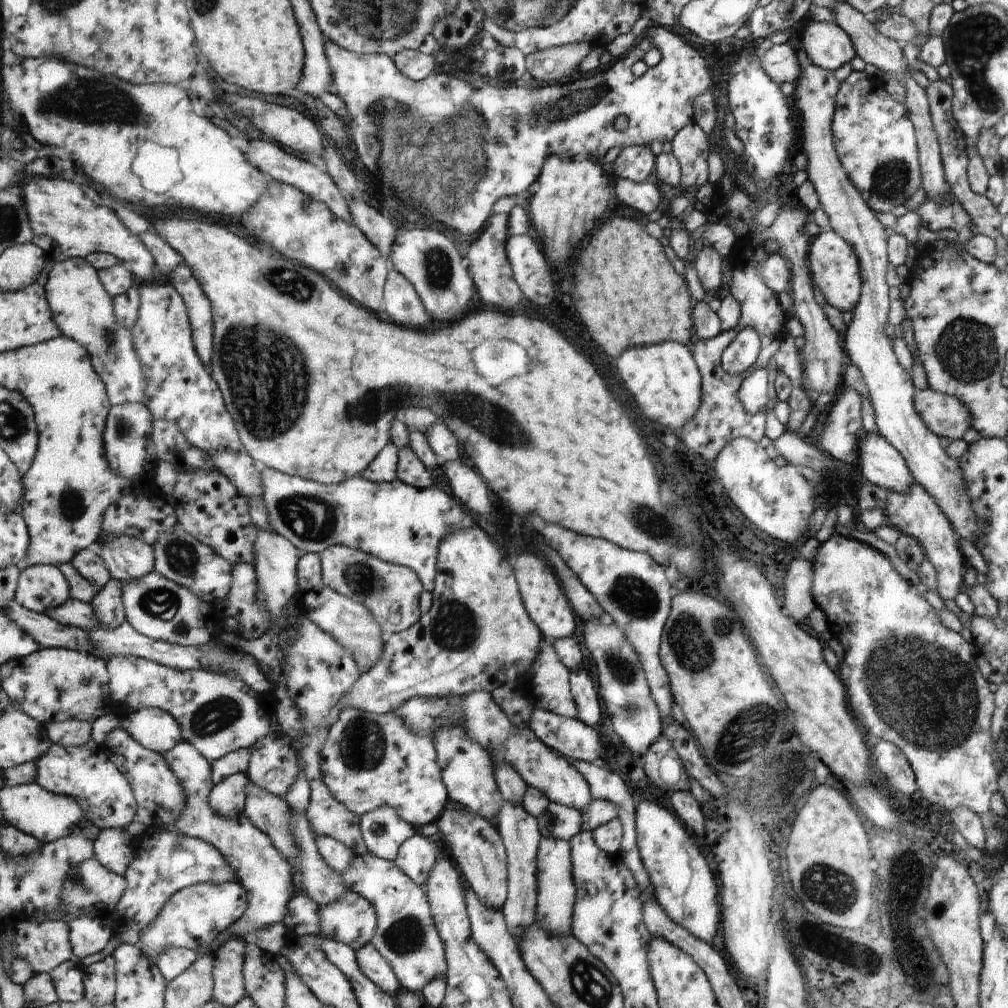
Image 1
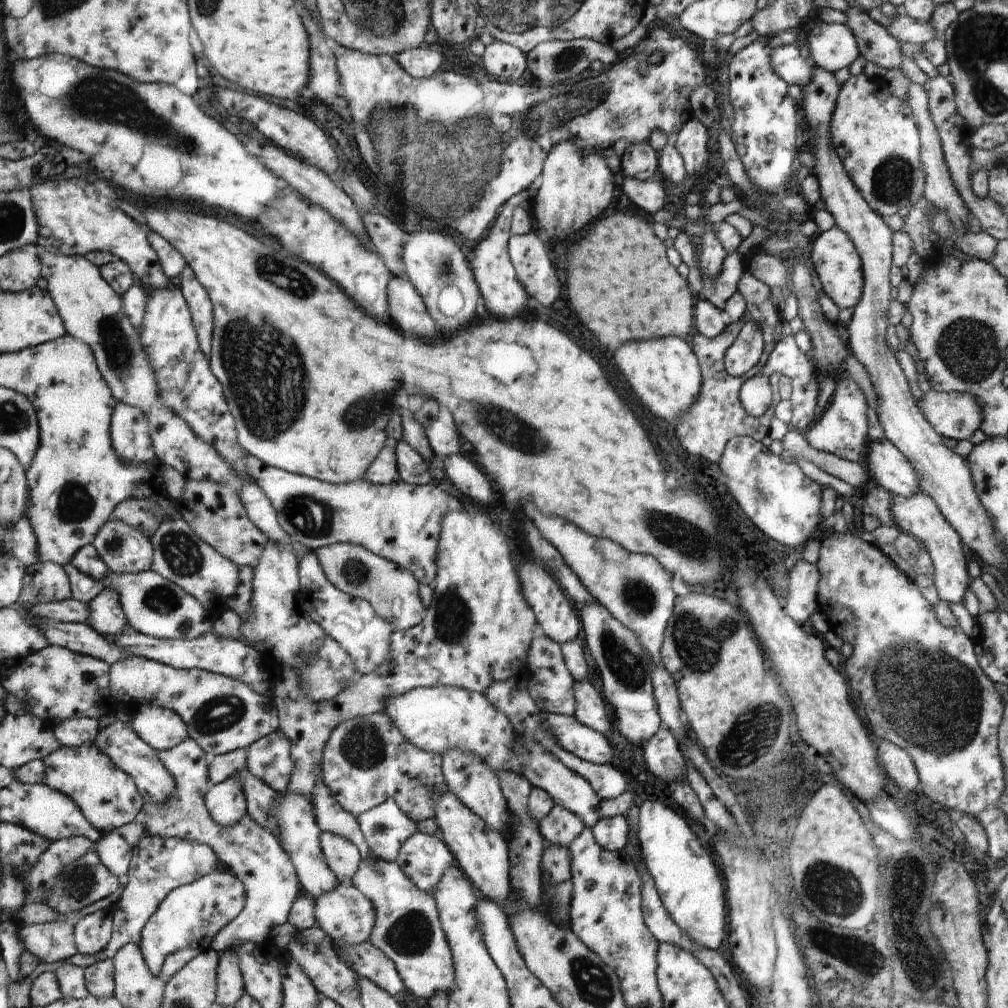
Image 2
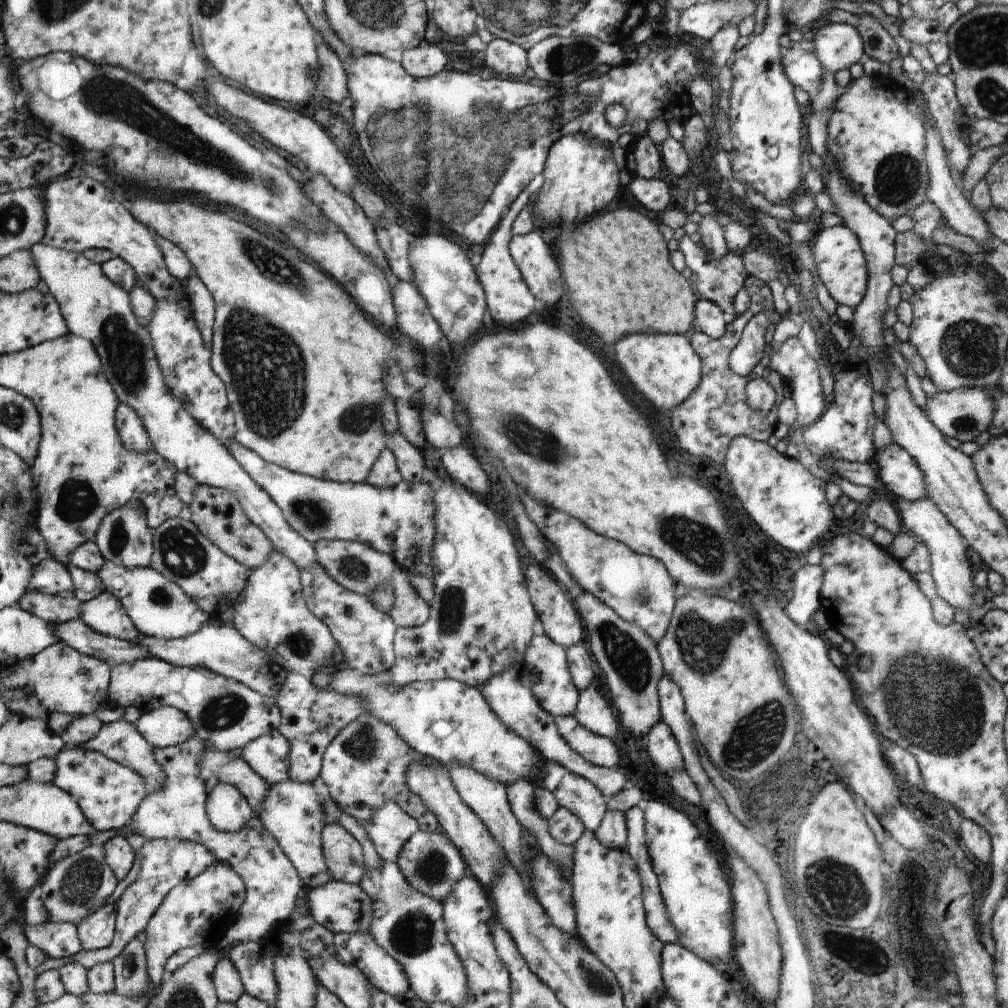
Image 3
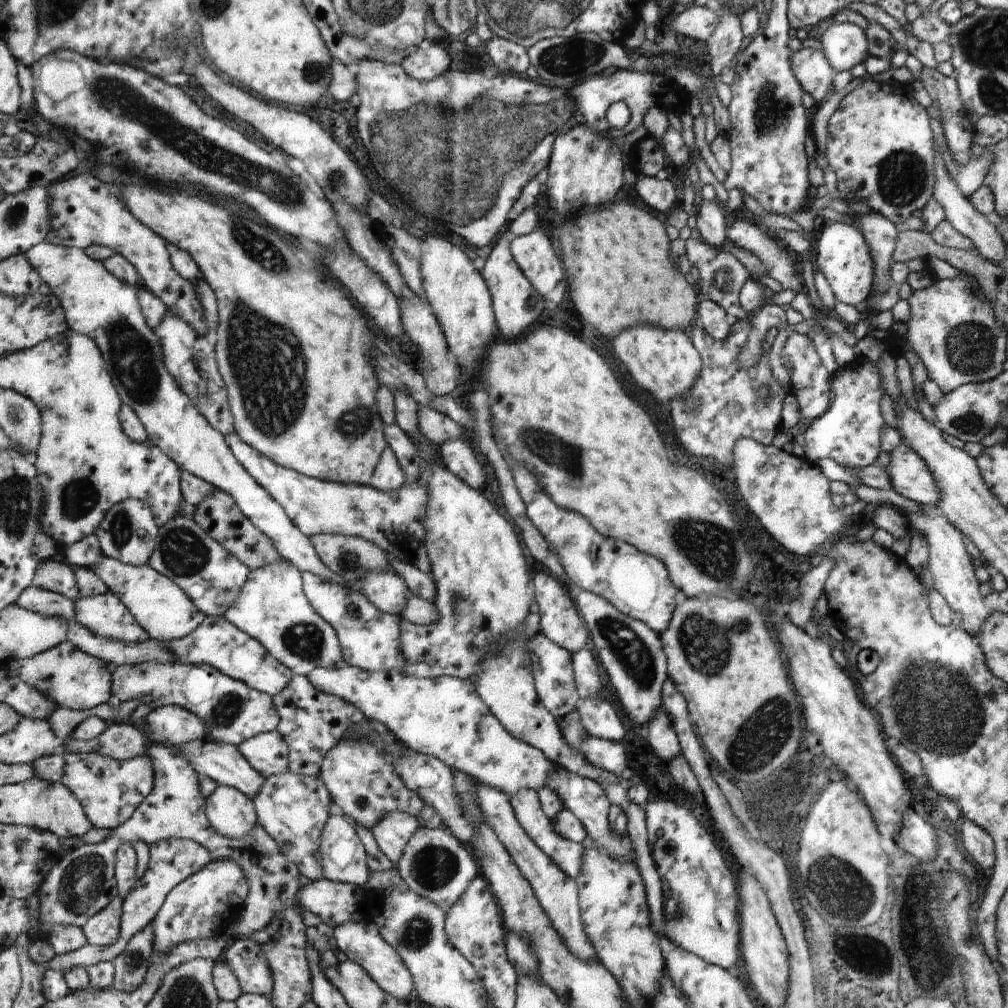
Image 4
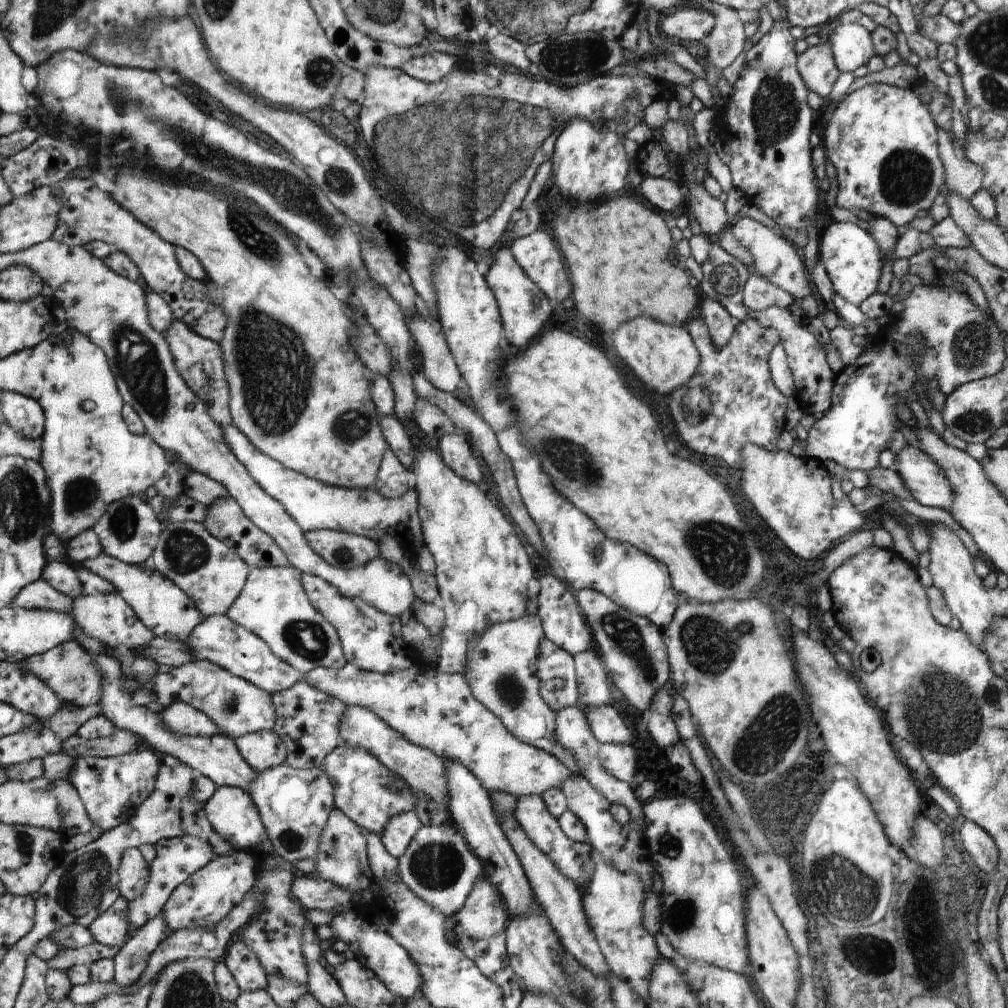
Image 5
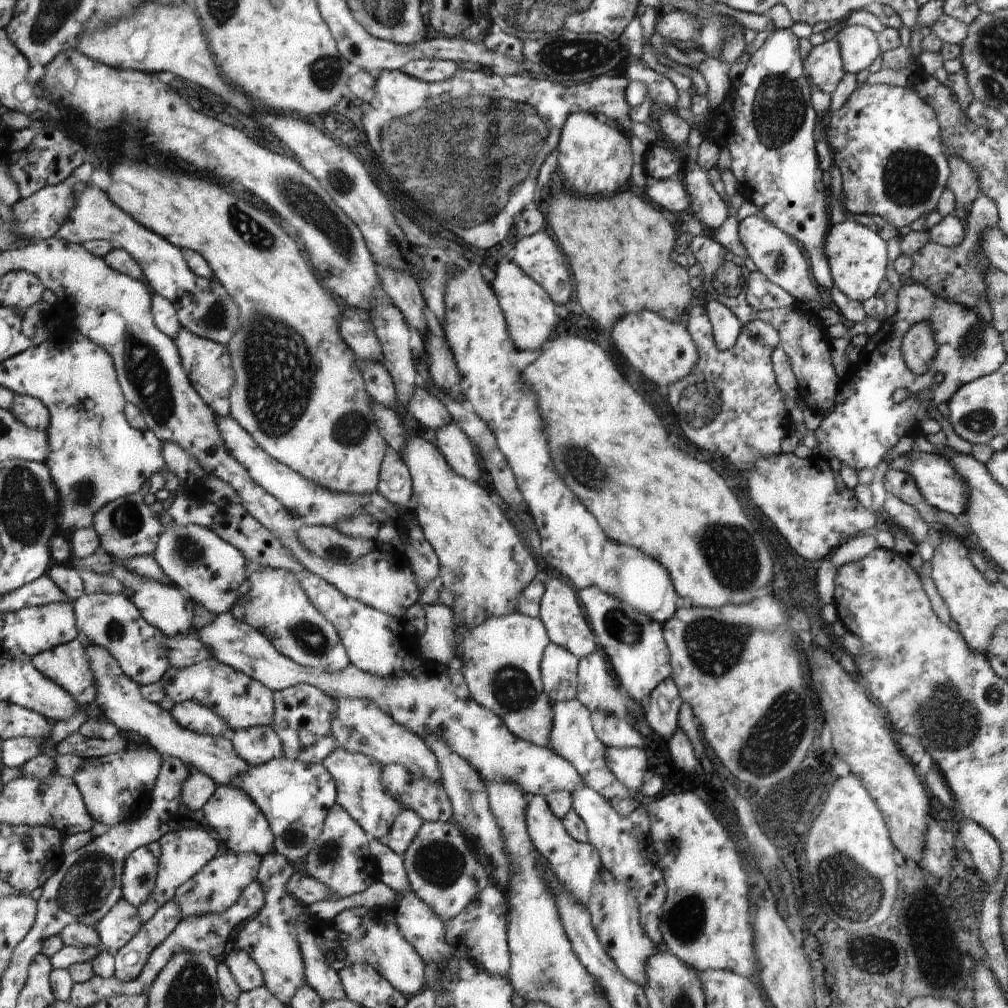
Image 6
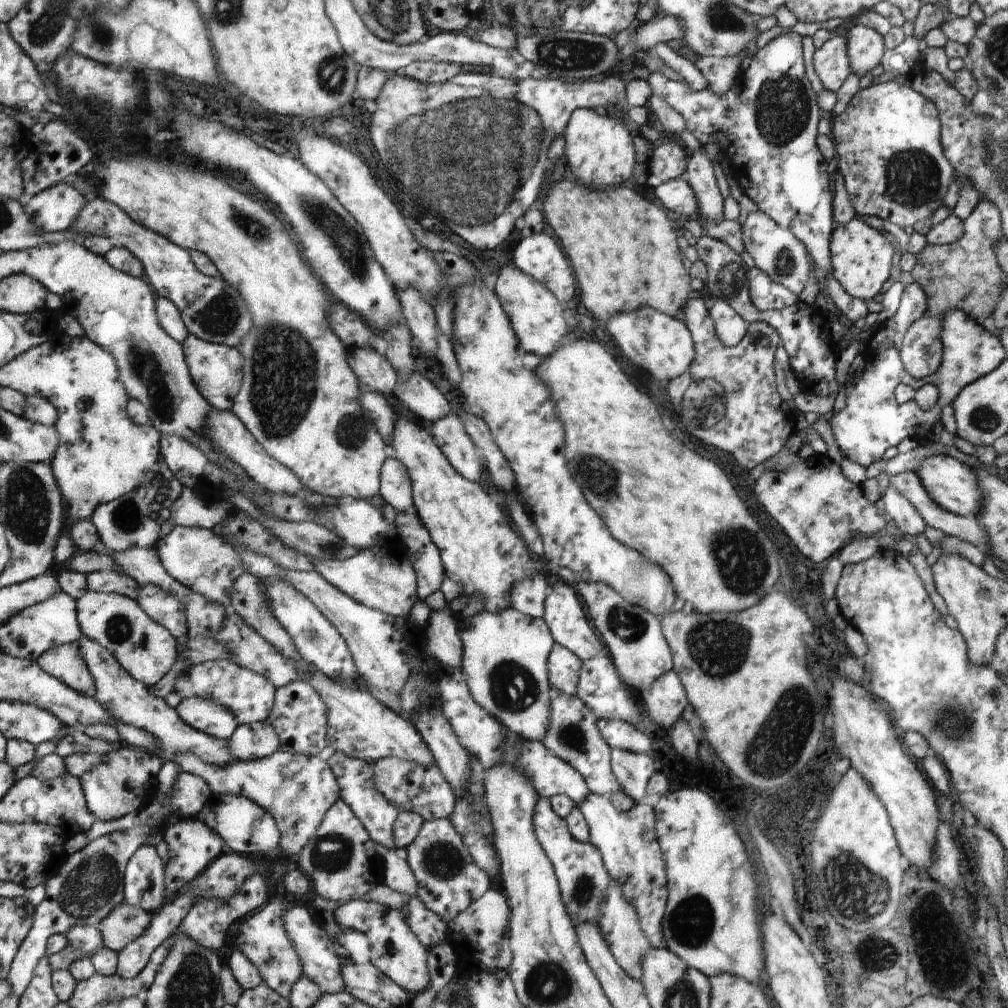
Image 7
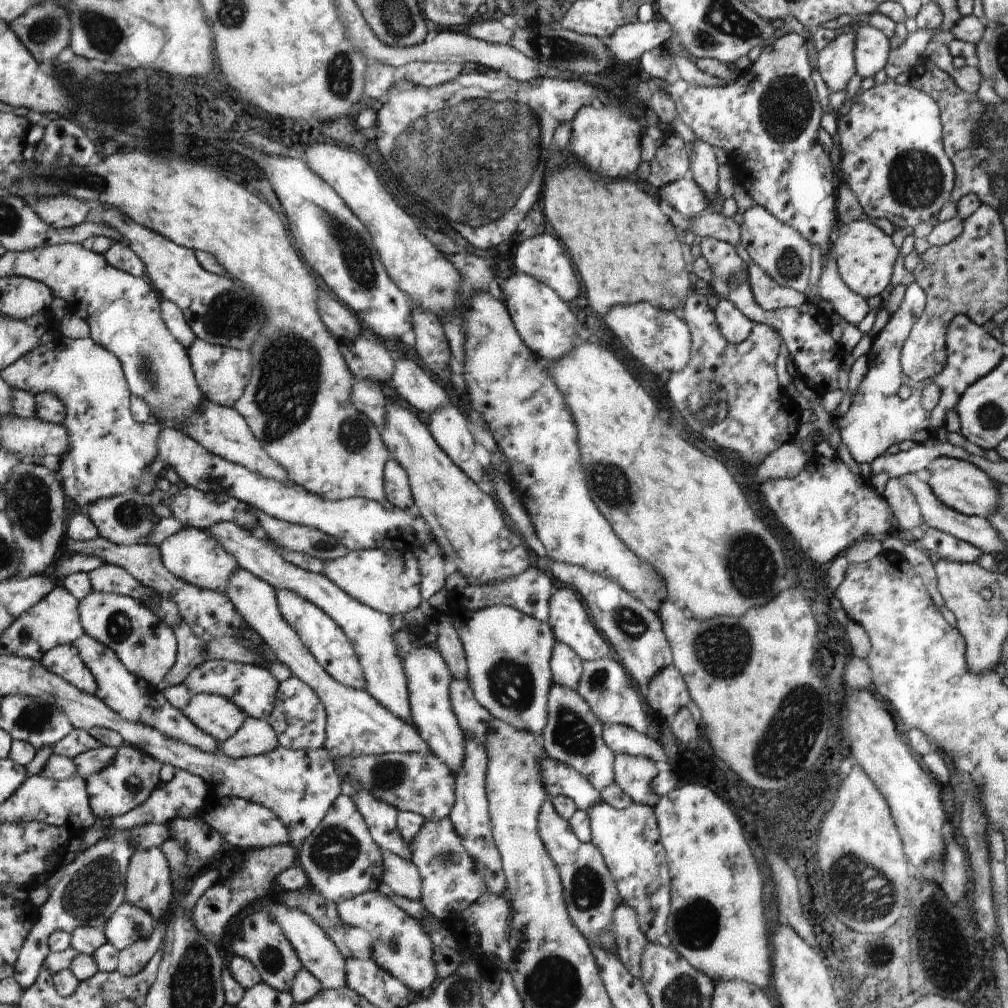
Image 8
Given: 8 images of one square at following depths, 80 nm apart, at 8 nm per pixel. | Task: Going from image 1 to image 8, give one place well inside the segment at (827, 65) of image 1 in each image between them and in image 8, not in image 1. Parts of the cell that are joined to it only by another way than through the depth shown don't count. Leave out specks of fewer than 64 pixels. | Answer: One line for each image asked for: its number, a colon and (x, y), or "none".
2: (832, 46)
3: (839, 46)
4: (845, 45)
5: (851, 44)
6: (858, 45)
7: (864, 46)
8: (871, 49)

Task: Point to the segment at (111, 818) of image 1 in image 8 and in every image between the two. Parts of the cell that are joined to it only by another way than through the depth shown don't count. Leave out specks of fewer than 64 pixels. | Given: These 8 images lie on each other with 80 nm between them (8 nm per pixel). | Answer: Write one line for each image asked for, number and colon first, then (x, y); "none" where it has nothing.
2: (108, 797)
3: (109, 794)
4: (110, 790)
5: (112, 788)
6: (115, 787)
7: (124, 780)
8: (132, 776)

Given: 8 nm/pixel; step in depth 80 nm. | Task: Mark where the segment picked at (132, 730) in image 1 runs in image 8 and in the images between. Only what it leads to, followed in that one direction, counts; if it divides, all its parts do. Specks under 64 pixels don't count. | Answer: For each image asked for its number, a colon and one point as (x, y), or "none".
2: (162, 729)
3: (166, 726)
4: (176, 725)
5: (182, 719)
6: (191, 715)
7: (208, 716)
8: (219, 717)

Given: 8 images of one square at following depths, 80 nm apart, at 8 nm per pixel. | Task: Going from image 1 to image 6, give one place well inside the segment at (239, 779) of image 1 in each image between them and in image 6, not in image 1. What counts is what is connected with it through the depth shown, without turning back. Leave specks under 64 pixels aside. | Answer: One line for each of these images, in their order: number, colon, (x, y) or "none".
2: (226, 802)
3: (228, 811)
4: (231, 813)
5: (231, 811)
6: (243, 828)

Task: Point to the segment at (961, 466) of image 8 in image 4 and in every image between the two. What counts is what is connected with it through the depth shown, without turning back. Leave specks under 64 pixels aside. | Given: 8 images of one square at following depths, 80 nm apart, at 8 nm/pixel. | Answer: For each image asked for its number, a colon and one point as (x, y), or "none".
4: (911, 478)
5: (923, 478)
6: (942, 487)
7: (951, 484)

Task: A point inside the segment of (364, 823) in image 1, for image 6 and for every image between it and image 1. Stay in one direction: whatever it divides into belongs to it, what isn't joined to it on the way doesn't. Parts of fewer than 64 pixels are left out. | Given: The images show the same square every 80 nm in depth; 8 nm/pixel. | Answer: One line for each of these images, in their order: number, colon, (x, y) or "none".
2: (386, 828)
3: (390, 828)
4: (393, 833)
5: (399, 832)
6: (405, 829)

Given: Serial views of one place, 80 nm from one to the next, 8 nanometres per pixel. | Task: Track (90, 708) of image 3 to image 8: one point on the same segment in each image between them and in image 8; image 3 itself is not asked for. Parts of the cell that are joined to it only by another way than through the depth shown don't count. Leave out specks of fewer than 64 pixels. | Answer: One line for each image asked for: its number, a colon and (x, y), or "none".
4: (73, 679)
5: (69, 670)
6: (68, 665)
7: (65, 662)
8: (64, 660)

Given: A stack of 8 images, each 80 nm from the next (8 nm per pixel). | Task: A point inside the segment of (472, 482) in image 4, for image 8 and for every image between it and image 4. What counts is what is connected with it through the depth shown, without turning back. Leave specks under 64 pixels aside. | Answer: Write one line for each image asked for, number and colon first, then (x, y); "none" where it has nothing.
5: (454, 451)
6: (451, 440)
7: (455, 443)
8: (448, 426)

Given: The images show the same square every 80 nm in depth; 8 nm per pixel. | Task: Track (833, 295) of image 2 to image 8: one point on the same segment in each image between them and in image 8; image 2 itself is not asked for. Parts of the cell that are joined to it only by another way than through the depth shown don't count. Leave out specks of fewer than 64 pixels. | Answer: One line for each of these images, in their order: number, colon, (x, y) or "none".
3: (842, 267)
4: (840, 252)
5: (852, 259)
6: (857, 256)
7: (861, 257)
8: (865, 256)

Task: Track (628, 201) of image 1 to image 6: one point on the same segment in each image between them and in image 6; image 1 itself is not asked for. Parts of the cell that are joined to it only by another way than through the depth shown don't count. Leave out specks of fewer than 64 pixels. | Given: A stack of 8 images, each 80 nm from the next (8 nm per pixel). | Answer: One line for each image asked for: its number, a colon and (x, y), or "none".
2: (649, 195)
3: (653, 194)
4: (659, 194)
5: (663, 193)
6: (668, 193)

